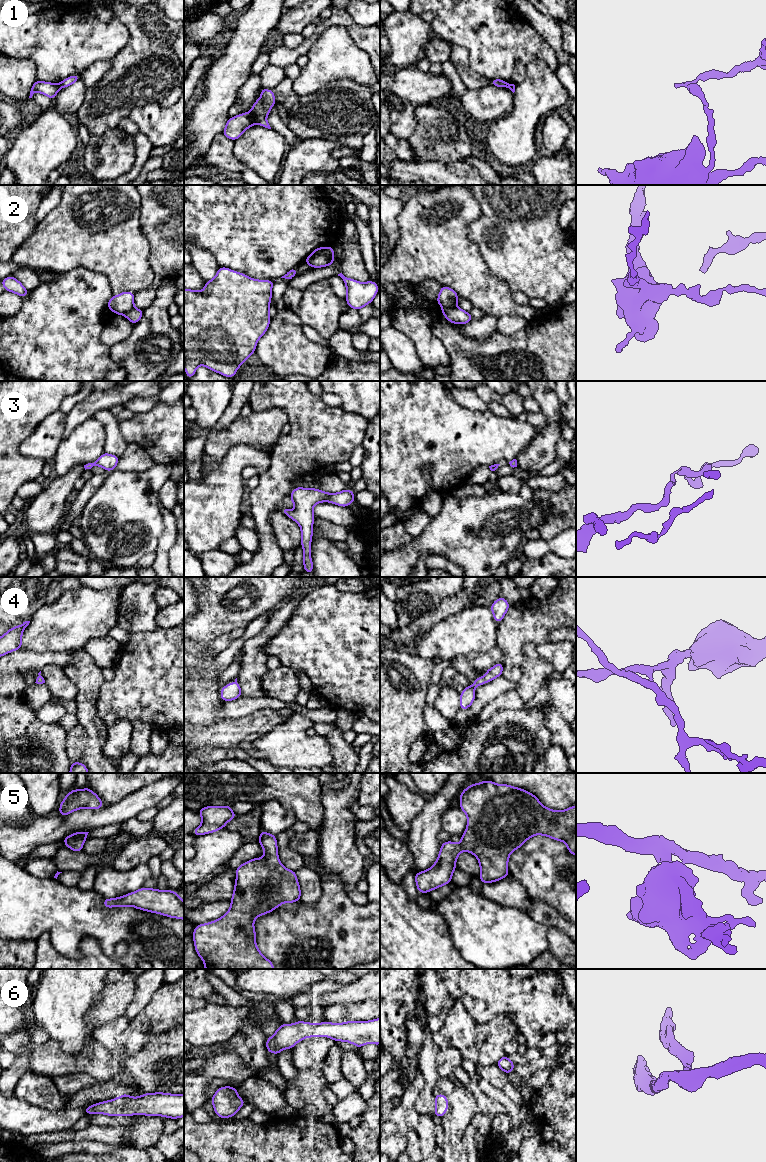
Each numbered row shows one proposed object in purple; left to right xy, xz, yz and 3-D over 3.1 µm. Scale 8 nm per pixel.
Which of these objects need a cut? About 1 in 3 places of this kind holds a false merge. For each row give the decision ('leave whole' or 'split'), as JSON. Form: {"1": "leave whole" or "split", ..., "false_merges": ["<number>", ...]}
{"1": "split", "2": "split", "3": "leave whole", "4": "leave whole", "5": "leave whole", "6": "leave whole", "false_merges": ["1", "2"]}

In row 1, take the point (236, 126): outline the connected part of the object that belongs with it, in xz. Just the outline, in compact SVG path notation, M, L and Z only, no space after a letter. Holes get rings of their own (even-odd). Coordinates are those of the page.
M251 112L241 113L228 119L222 134L236 141L248 128L251 128L256 123L256 119Z

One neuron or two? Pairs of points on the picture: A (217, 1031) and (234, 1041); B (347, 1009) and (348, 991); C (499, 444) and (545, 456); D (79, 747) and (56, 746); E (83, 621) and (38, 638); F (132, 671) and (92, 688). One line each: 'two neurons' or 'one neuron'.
A: two neurons
B: two neurons
C: two neurons
D: two neurons
E: one neuron
F: two neurons

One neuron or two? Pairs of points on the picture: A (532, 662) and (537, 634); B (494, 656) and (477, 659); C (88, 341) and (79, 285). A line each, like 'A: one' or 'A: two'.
A: two
B: one
C: one

